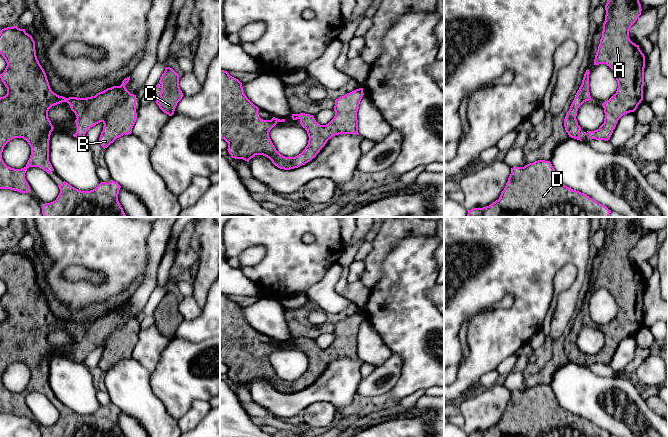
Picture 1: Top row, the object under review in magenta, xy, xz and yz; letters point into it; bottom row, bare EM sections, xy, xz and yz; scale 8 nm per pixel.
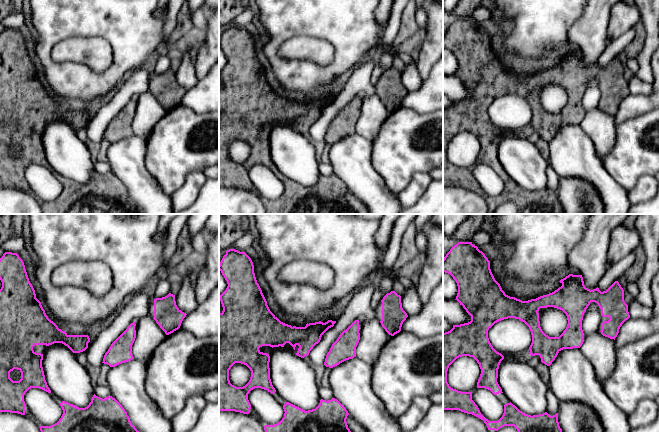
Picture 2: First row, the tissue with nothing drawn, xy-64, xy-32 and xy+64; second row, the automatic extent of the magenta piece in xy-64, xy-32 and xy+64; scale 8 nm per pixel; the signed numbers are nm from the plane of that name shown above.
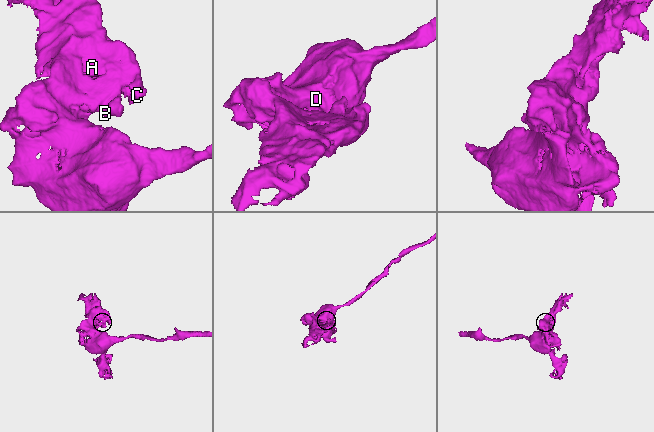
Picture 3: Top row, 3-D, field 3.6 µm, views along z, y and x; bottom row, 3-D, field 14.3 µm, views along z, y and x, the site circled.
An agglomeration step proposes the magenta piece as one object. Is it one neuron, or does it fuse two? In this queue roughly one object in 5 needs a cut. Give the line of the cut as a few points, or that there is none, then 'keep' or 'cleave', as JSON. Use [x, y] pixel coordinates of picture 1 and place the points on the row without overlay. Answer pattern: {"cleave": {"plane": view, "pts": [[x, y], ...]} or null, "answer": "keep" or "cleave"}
{"cleave": null, "answer": "keep"}

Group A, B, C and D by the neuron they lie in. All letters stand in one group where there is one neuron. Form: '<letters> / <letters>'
A B C D

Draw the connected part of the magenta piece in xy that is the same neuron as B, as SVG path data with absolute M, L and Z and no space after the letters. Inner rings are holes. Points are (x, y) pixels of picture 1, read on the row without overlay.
M17 250L7 251L0 255L0 278L7 290L0 302L7 312L7 318L0 321L0 413L11 413L28 417L30 410L25 403L29 391L39 391L48 398L54 395L49 385L49 364L54 351L48 342L52 330L67 326L76 339L77 356L74 361L83 363L86 356L96 348L104 348L98 367L105 373L117 362L132 357L137 344L136 319L125 311L130 300L120 310L113 310L87 322L65 322L54 317L49 309L46 297L40 289L35 274L35 265L25 253ZM14 362L23 362L31 371L30 382L24 392L14 393L7 390L2 383L5 369Z

